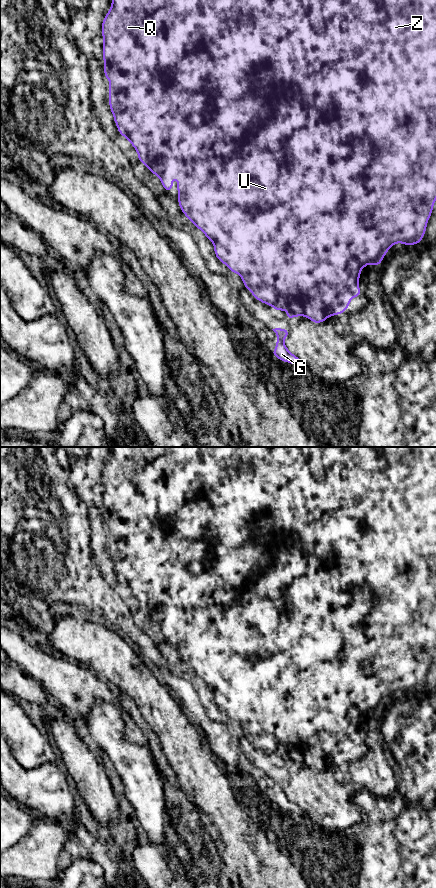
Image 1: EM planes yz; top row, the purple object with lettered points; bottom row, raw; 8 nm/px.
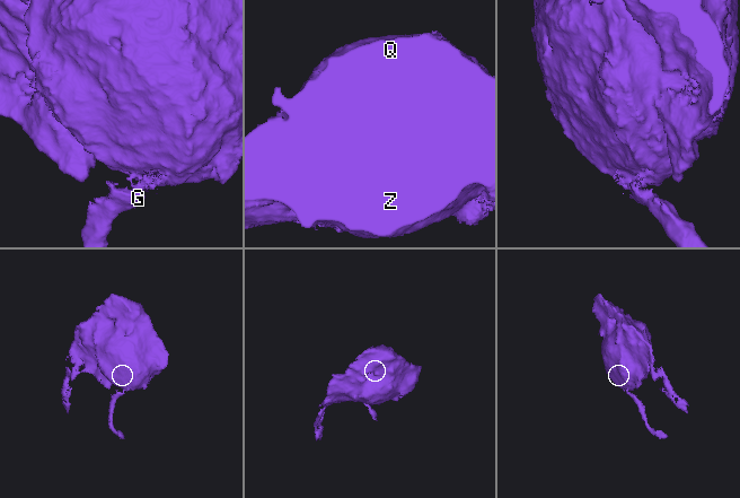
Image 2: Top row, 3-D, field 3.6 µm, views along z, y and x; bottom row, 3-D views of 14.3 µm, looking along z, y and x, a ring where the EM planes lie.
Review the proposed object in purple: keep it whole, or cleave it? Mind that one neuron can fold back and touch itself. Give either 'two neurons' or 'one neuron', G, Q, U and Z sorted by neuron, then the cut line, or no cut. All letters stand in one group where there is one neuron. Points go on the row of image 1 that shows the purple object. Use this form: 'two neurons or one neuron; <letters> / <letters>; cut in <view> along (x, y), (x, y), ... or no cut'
two neurons; G / Q U Z; cut in yz along (279, 337), (282, 340)

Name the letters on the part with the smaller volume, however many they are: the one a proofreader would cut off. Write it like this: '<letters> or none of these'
G

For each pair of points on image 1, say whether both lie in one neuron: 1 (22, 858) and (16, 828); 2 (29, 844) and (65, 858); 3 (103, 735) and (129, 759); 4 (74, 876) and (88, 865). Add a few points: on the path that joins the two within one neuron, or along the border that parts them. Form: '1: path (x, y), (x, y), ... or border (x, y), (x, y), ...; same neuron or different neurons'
1: border (32, 820), (32, 826), (29, 831), (10, 847); different neurons
2: border (67, 833), (67, 838), (58, 858), (58, 869); different neurons
3: path (109, 739), (123, 753); same neuron
4: path (77, 873), (85, 867); same neuron

